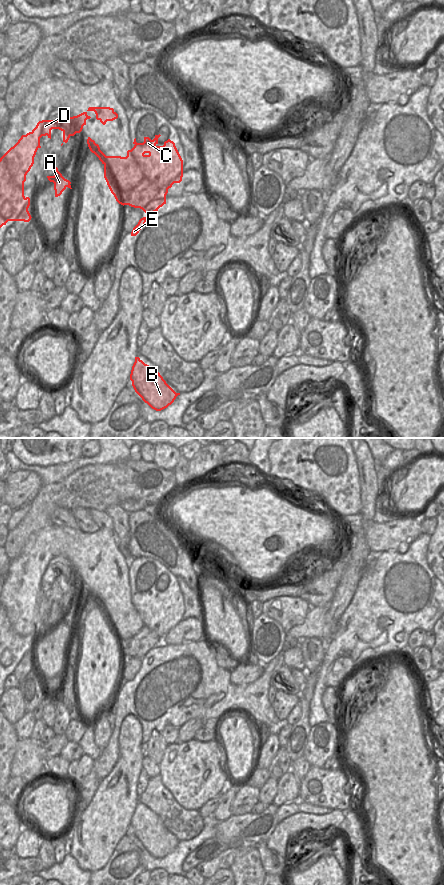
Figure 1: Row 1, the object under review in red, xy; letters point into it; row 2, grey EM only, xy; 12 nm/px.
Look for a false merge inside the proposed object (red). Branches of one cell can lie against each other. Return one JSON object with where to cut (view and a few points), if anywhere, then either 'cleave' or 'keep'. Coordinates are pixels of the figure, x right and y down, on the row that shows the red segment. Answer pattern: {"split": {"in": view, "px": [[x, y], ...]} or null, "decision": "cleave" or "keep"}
{"split": {"in": "xy", "px": [[122, 157], [112, 171], [109, 188]]}, "decision": "cleave"}

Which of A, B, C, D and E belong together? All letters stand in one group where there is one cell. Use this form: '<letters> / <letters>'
A D / B C E

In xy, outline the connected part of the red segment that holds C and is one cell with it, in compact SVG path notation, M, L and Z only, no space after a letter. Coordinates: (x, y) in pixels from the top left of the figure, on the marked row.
M155 135L151 140L144 137L143 143L137 143L134 139L134 147L127 151L127 156L122 157L120 163L112 171L110 191L116 195L116 201L121 205L129 205L140 208L145 213L154 213L166 204L168 189L174 183L180 183L183 177L183 160L175 146L175 143L168 139L163 146L158 146L158 138Z

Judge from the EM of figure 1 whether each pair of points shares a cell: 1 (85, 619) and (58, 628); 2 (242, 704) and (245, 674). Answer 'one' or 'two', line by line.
1: one
2: two

